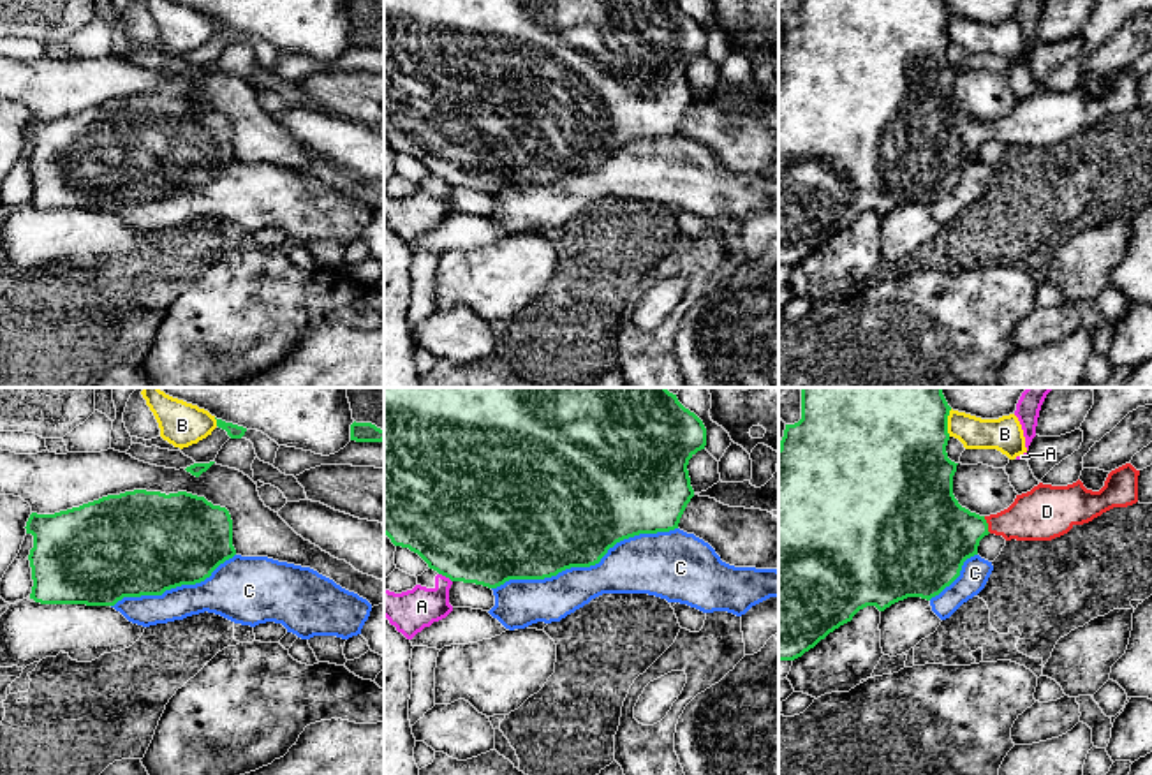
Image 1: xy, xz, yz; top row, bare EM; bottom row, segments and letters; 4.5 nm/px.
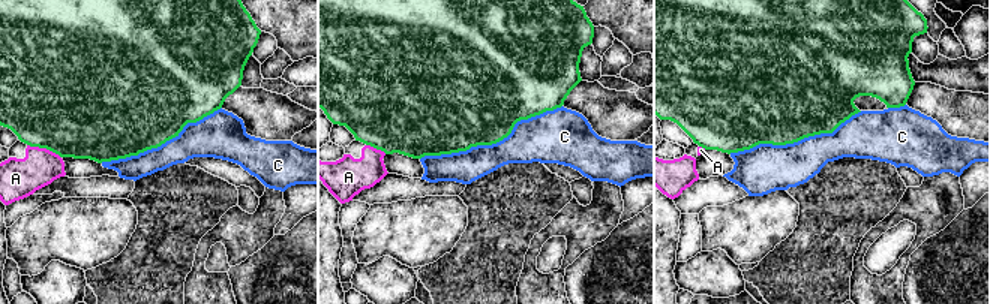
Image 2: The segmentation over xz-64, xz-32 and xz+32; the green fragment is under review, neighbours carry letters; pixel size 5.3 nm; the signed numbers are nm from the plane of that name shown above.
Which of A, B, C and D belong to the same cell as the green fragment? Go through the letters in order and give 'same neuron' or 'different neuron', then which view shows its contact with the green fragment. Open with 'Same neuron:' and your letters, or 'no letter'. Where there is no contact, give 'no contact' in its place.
Same neuron: D
A: different neuron | xz
B: different neuron | yz
C: different neuron | xz
D: same neuron | yz

